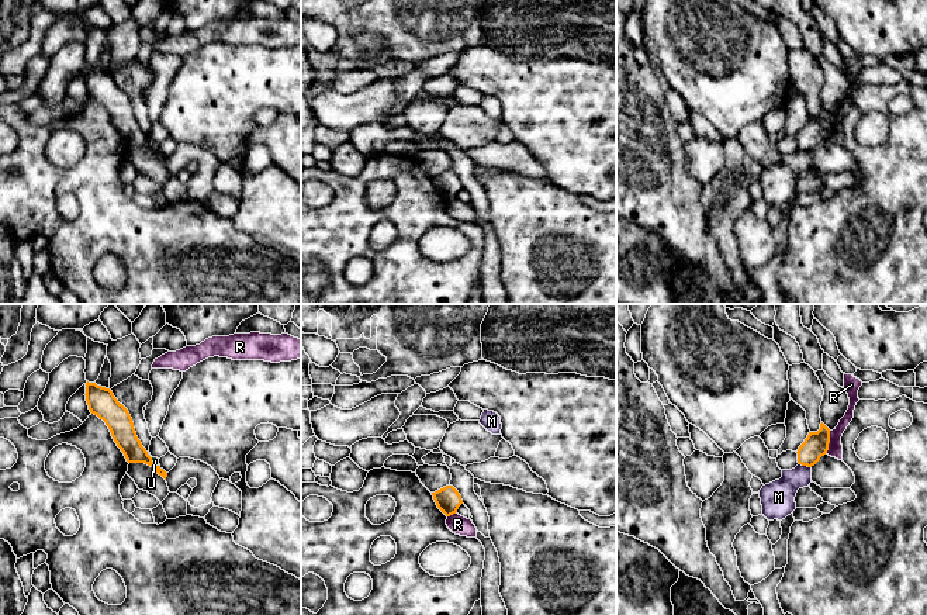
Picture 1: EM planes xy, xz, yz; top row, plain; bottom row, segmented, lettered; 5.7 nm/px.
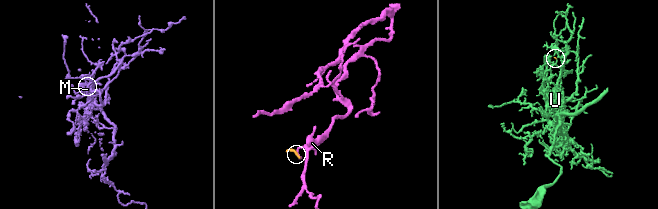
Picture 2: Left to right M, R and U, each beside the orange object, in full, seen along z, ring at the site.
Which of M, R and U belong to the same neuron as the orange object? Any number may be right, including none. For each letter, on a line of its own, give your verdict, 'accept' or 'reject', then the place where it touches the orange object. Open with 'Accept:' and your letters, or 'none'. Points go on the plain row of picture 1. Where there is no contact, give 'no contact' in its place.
Accept: none
M: reject; contact yz (805, 149)
R: reject; contact yz (829, 127)
U: reject; contact xy (152, 148)

